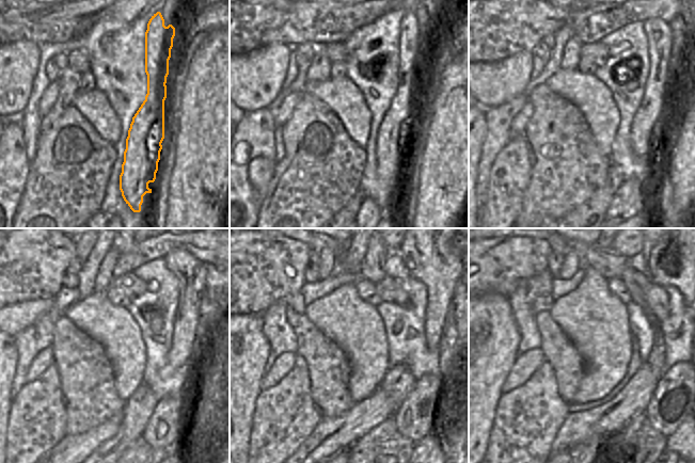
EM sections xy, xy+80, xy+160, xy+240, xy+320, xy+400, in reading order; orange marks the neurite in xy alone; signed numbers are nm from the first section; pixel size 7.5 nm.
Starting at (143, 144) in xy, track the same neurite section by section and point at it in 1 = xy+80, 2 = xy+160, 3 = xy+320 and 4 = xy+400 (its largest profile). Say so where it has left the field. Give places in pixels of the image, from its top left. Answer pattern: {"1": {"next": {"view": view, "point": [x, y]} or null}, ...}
{"1": {"next": {"view": "xy+80", "point": [393, 142]}}, "2": {"next": {"view": "xy+160", "point": [648, 125]}}, "3": {"next": {"view": "xy+320", "point": [427, 251]}}, "4": {"next": {"view": "xy+400", "point": [680, 250]}}}

